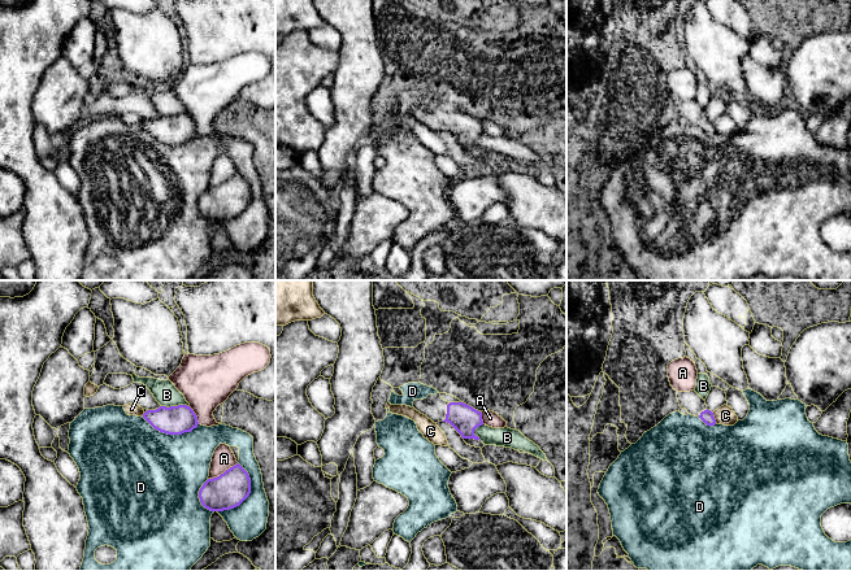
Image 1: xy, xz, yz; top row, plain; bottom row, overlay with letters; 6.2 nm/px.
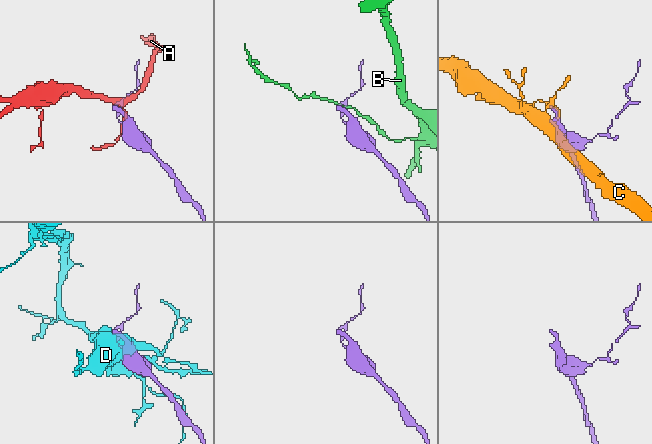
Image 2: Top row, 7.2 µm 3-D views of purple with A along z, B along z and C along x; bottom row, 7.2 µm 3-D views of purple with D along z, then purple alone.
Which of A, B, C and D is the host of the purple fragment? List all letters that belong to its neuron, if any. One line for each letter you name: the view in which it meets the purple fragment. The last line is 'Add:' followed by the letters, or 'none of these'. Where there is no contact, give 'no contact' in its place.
Add: none of these

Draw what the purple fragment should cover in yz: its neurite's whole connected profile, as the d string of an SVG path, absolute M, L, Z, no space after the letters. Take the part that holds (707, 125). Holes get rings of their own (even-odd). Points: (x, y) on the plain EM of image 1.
M677 101L680 115L689 123L699 126L707 135L715 135L713 122L707 118L705 110L695 101Z

